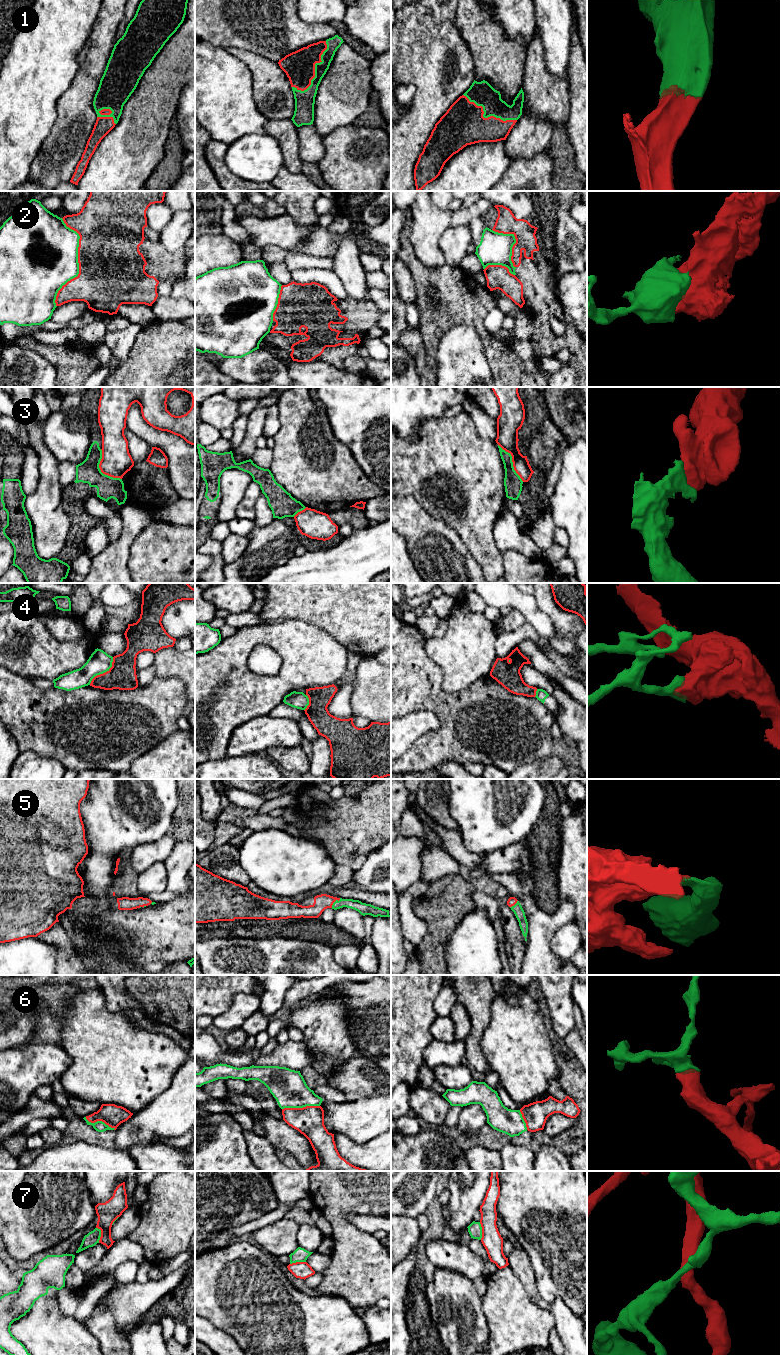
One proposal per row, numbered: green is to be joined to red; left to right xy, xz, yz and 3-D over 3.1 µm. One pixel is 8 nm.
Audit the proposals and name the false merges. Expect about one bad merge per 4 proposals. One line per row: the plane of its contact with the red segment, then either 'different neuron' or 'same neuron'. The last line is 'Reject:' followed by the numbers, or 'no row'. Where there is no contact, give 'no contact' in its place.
1: contact in xz; same neuron
2: contact in xy; different neuron
3: contact in xy; different neuron
4: contact in xy; different neuron
5: contact in xz; same neuron
6: contact in xz; same neuron
7: contact in yz; different neuron
Reject: 2, 3, 4, 7

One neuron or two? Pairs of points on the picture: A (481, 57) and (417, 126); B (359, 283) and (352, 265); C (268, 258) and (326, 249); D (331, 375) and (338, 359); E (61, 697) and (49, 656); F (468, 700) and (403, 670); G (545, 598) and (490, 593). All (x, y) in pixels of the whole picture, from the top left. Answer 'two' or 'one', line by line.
A: two
B: one
C: one
D: two
E: two
F: one
G: two

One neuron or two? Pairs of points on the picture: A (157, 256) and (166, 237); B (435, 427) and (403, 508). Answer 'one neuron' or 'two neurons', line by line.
A: two neurons
B: two neurons

